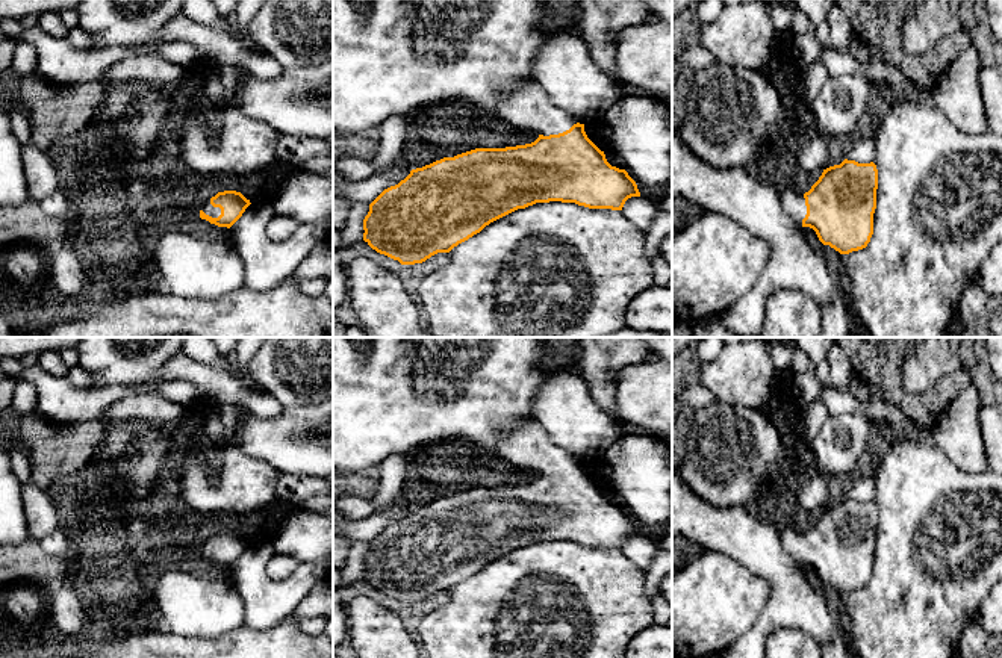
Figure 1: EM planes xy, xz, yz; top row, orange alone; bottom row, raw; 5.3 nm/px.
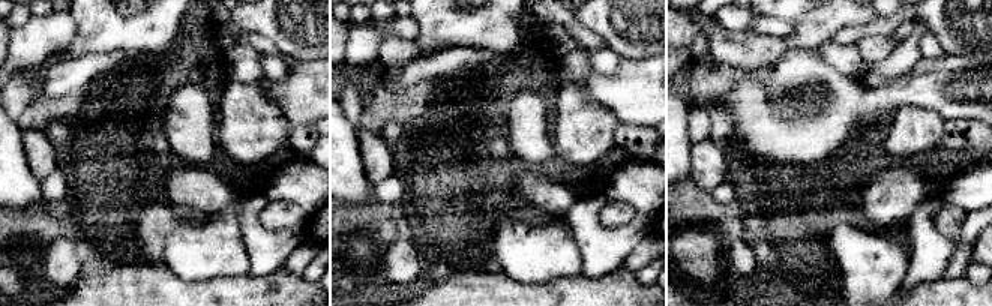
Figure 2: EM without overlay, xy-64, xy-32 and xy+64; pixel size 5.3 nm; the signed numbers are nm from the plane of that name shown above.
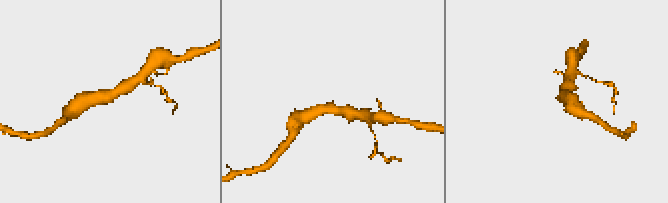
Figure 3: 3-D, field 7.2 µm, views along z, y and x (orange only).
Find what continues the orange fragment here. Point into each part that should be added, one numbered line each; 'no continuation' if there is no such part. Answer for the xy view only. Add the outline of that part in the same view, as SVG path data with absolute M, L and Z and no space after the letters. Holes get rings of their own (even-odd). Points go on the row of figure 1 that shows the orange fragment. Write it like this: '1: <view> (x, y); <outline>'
1: xy (205, 204); M210 198L198 200L198 207L200 207L200 210L203 210L206 215L209 215L212 218L218 218L221 215L221 209L213 207L210 204Z

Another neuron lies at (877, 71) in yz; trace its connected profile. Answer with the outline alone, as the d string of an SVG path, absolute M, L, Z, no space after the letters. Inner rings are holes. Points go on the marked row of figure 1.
M860 61L870 85L887 83L896 94L896 101L911 106L935 106L929 92L919 92L910 79L896 67L882 61Z

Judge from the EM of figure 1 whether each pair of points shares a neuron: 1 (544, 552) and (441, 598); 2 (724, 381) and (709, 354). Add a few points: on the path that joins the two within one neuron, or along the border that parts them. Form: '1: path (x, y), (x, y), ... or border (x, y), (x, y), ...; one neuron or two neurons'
1: border (448, 592), (450, 596); two neurons
2: border (719, 353), (712, 360), (701, 362); two neurons

